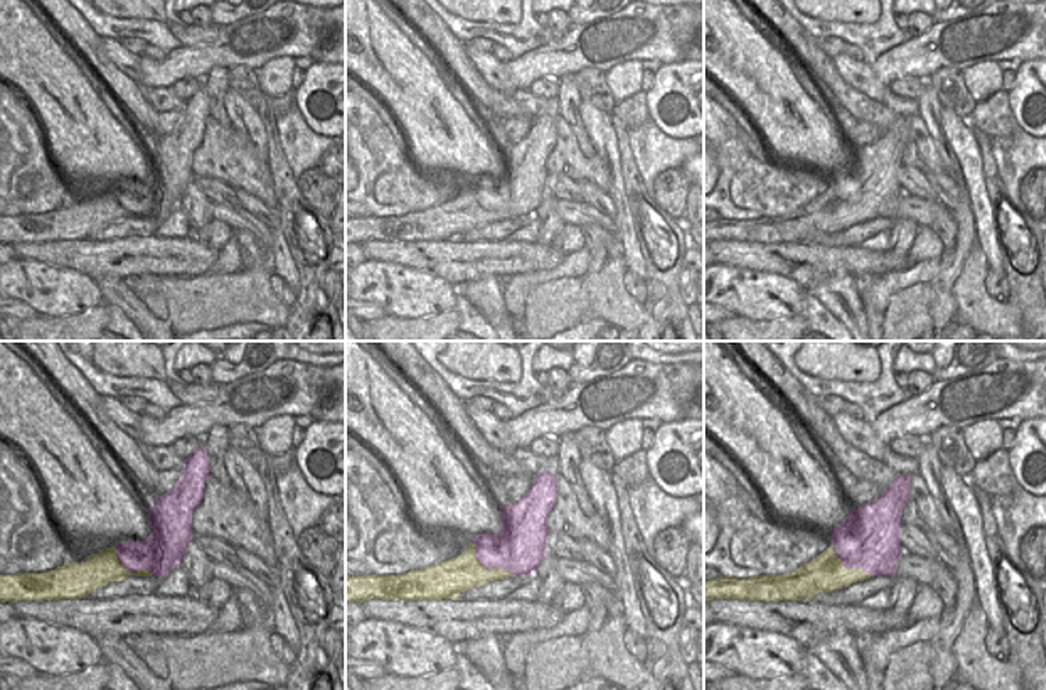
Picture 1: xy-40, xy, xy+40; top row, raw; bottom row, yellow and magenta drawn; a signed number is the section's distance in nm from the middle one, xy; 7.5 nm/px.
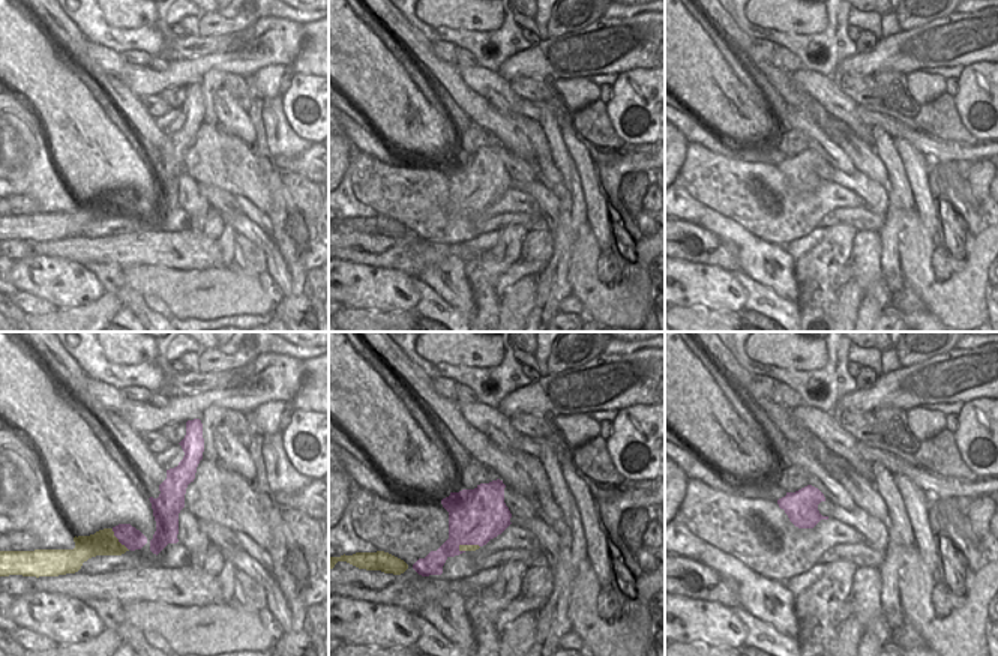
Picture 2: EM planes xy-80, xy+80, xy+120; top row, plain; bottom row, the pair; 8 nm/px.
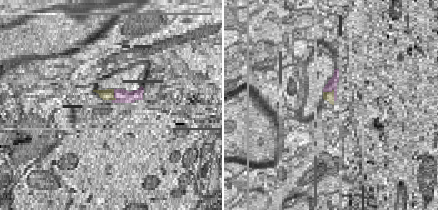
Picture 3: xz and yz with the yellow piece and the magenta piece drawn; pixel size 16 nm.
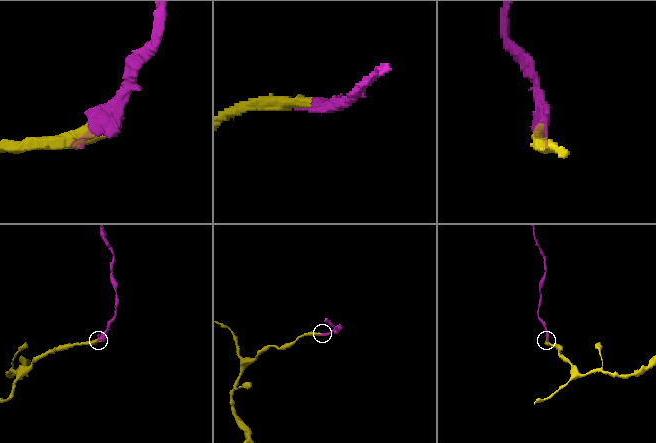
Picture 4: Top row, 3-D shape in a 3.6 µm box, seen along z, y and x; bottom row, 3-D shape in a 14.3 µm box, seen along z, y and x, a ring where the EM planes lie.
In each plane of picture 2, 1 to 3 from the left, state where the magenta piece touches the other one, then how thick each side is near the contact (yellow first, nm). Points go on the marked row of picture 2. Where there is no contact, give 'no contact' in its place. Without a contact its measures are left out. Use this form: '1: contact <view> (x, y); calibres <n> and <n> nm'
1: contact xy-80 (117, 539); calibres 200 and 170 nm
2: contact xy+80 (467, 545); calibres 50 and 440 nm
3: no contact

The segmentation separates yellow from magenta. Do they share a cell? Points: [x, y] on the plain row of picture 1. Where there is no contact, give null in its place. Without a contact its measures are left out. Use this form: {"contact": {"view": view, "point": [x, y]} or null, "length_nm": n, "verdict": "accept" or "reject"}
{"contact": {"view": "xy", "point": [487, 210]}, "length_nm": 420, "verdict": "accept"}

